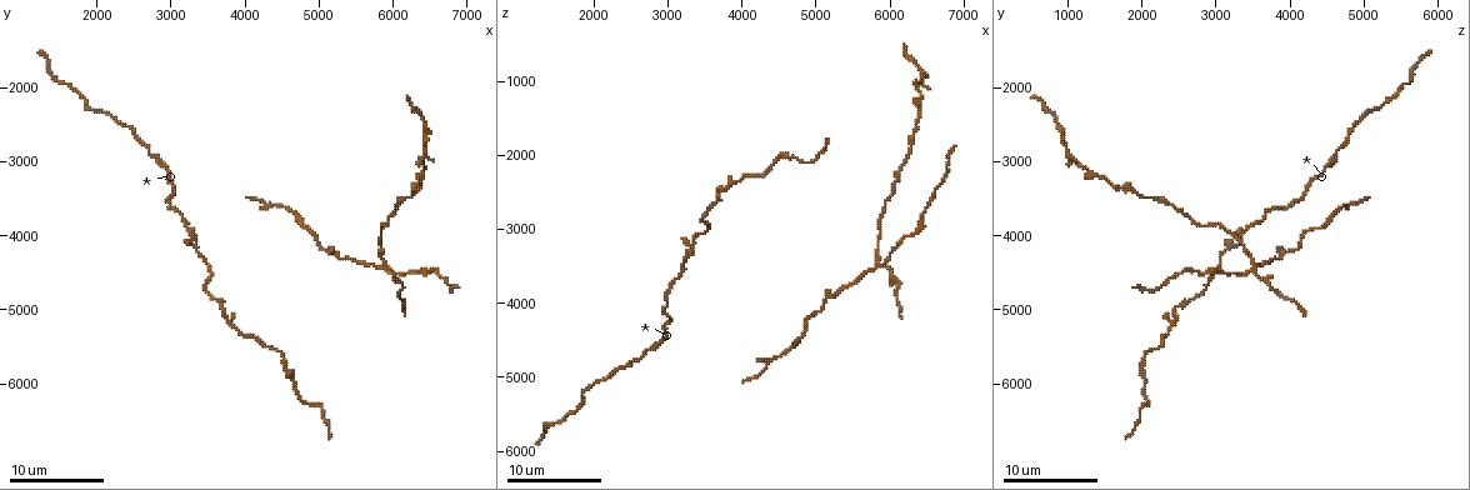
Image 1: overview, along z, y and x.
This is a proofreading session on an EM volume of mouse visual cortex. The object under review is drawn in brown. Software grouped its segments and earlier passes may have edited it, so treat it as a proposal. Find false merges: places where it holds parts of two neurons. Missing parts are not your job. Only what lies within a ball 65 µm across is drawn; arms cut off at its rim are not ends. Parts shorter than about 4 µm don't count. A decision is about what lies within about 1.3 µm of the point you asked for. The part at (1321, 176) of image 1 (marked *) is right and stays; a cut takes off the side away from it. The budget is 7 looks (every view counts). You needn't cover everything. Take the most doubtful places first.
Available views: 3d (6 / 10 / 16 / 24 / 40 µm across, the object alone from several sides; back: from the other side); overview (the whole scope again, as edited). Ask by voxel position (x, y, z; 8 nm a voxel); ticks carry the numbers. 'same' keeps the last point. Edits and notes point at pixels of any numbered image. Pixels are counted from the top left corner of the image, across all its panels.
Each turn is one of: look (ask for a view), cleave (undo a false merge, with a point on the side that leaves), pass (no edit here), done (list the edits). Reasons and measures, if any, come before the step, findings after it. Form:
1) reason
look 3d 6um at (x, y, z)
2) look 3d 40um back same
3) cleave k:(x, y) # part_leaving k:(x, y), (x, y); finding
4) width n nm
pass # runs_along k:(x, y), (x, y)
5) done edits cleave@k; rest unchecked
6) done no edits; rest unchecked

look 3d 10um at (5900, 4350, 3500)

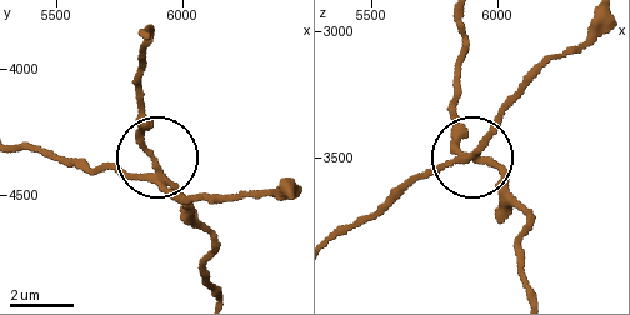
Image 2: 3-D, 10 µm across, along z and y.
look 3d 10um back at (5900, 4390, 3500)

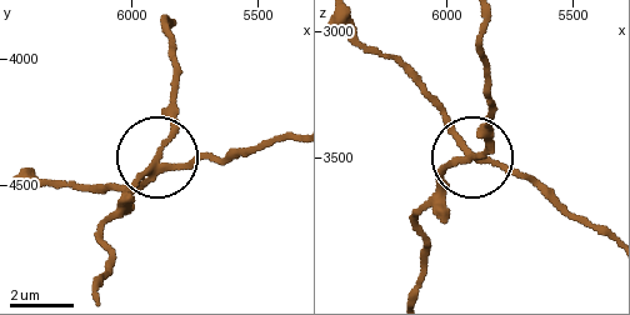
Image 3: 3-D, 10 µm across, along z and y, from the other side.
width 170 nm
cleave 3:(441, 178) # two neurons meet here

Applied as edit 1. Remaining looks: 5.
look overview

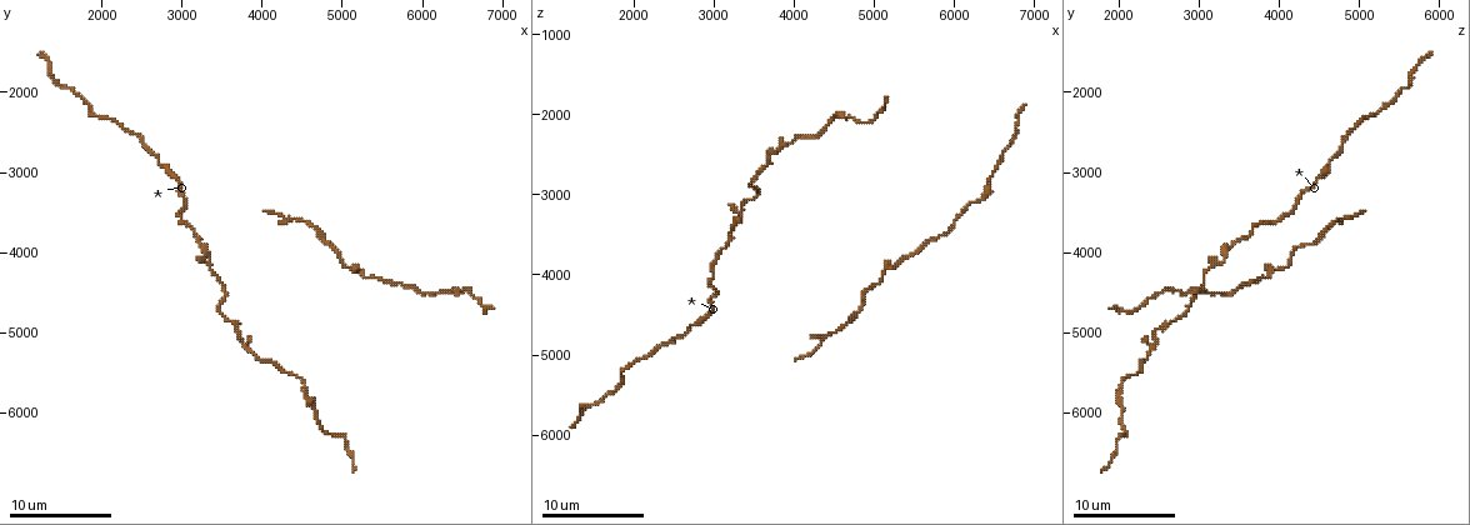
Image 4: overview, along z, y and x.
thick turns thin
look 3d 10um at (3350, 4150, 3250)

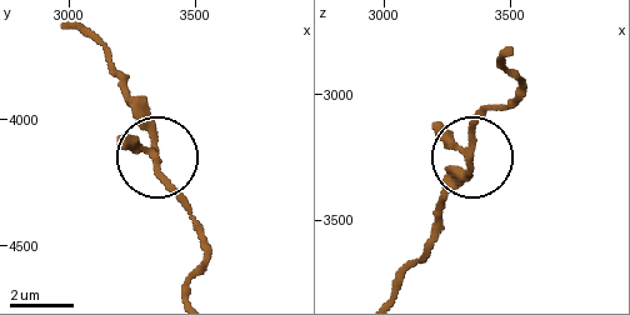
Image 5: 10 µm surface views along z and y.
arms 3
pass # continuous, no second neuron

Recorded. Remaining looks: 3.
three-way junction
look 3d 16um at (3800, 5150, 2450)

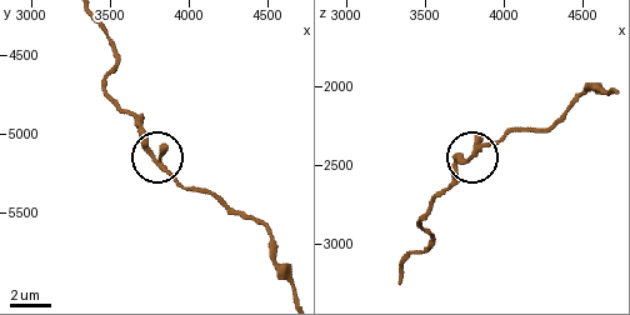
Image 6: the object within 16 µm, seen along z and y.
look 3d 16um back at (3820, 5180, 2420)

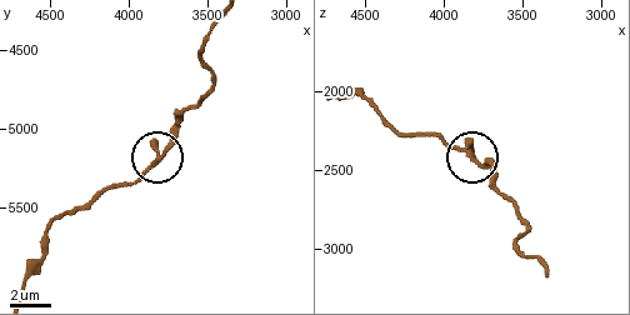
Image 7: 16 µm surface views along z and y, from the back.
arms 3
pass # one neuron here

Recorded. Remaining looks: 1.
thin neck
look 3d 16um at (4900, 6300, 2100)

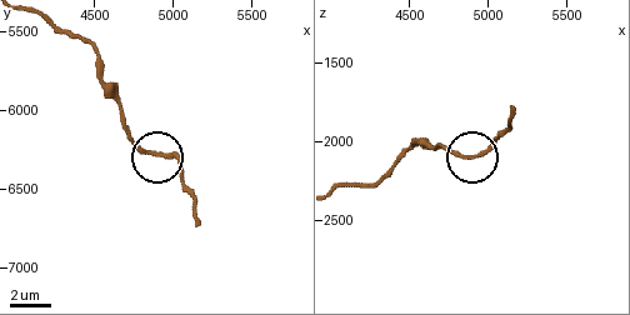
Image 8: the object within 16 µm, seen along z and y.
width 210 nm
pass # runs_along 8:(53, 21), (96, 51), (129, 136), (179, 163), (193, 190); continuous, no second neuron

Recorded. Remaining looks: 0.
done edits cleave@3; rest unchecked

